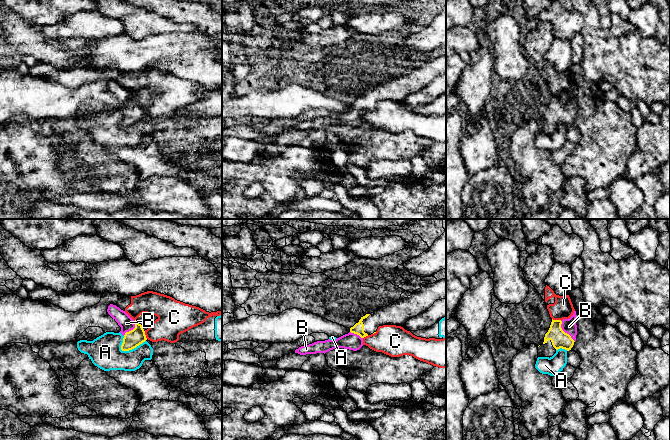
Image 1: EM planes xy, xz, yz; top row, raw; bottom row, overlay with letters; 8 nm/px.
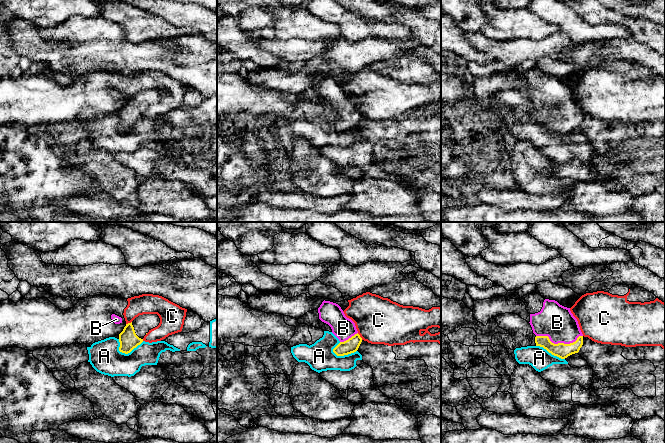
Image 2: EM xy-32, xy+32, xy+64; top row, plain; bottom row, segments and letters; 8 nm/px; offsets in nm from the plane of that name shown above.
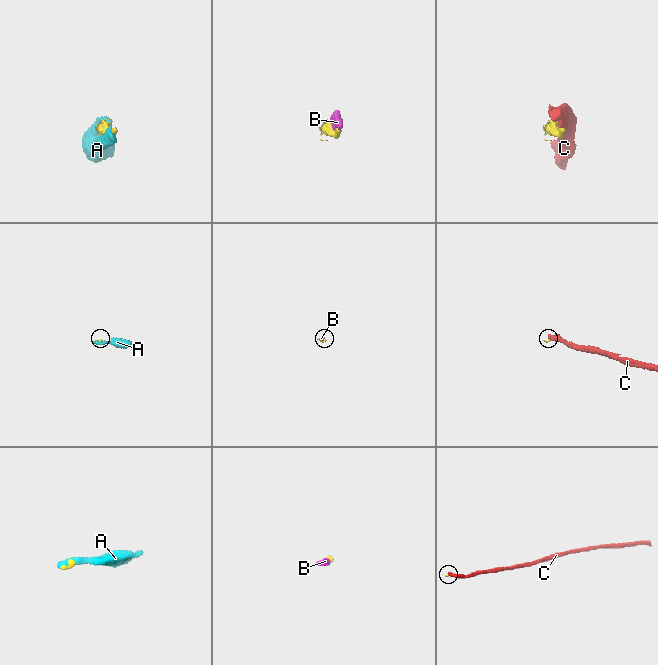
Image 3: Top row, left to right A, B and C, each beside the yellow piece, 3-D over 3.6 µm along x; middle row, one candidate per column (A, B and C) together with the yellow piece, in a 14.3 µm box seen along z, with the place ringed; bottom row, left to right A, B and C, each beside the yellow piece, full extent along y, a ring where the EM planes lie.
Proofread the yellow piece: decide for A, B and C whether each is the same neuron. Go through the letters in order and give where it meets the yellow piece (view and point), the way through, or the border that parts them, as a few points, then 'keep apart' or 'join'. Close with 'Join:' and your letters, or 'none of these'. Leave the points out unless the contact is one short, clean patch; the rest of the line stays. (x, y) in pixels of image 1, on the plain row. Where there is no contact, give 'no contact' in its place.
A: meets yellow in xy at (132, 124); keep apart
B: meets yellow in yz at (564, 108); runs through yz (560, 115), (564, 108), (569, 102); join
C: meets yellow in yz at (557, 96); border along yz (552, 94), (561, 97); keep apart
Join: B

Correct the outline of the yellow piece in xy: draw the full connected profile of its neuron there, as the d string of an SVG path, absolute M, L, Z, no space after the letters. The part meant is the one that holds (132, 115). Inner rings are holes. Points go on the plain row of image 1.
M113 80L108 82L107 88L121 103L120 109L124 112L122 127L132 126L145 118L145 107L158 95L155 91L143 89L134 97L125 87Z

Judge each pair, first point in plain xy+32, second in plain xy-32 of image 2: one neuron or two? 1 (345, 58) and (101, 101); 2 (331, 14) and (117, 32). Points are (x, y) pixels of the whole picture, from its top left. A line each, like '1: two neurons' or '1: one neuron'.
1: two neurons
2: two neurons

